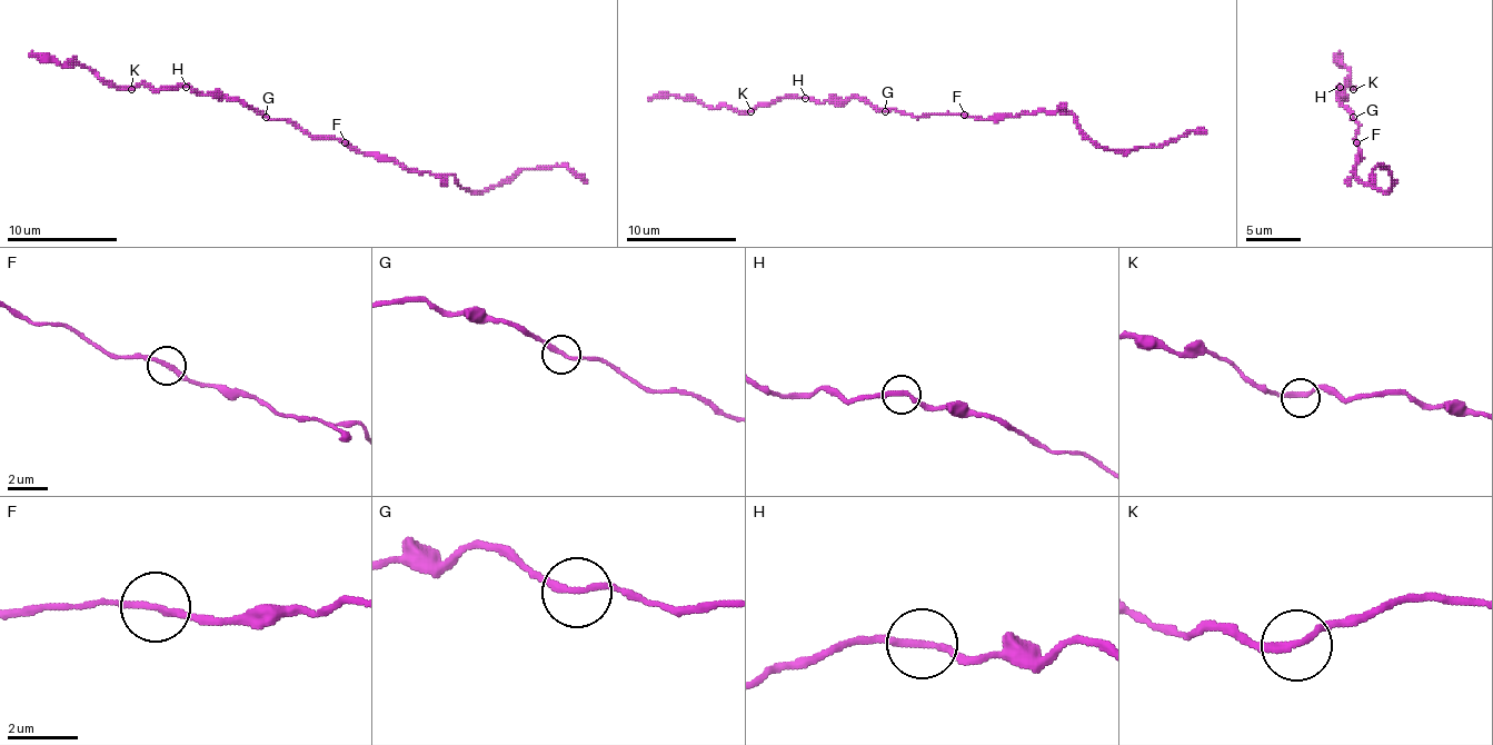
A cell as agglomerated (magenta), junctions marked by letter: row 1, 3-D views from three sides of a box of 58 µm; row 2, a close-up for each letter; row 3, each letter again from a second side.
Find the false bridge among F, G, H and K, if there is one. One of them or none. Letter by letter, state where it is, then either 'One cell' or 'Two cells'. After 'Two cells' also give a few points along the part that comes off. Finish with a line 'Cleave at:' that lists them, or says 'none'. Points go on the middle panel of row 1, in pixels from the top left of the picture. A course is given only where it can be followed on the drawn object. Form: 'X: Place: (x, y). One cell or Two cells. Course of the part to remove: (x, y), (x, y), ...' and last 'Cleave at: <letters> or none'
F: Place: (964, 115). One cell
G: Place: (885, 111). One cell
H: Place: (805, 98). One cell
K: Place: (750, 111). One cell
Cleave at: none

